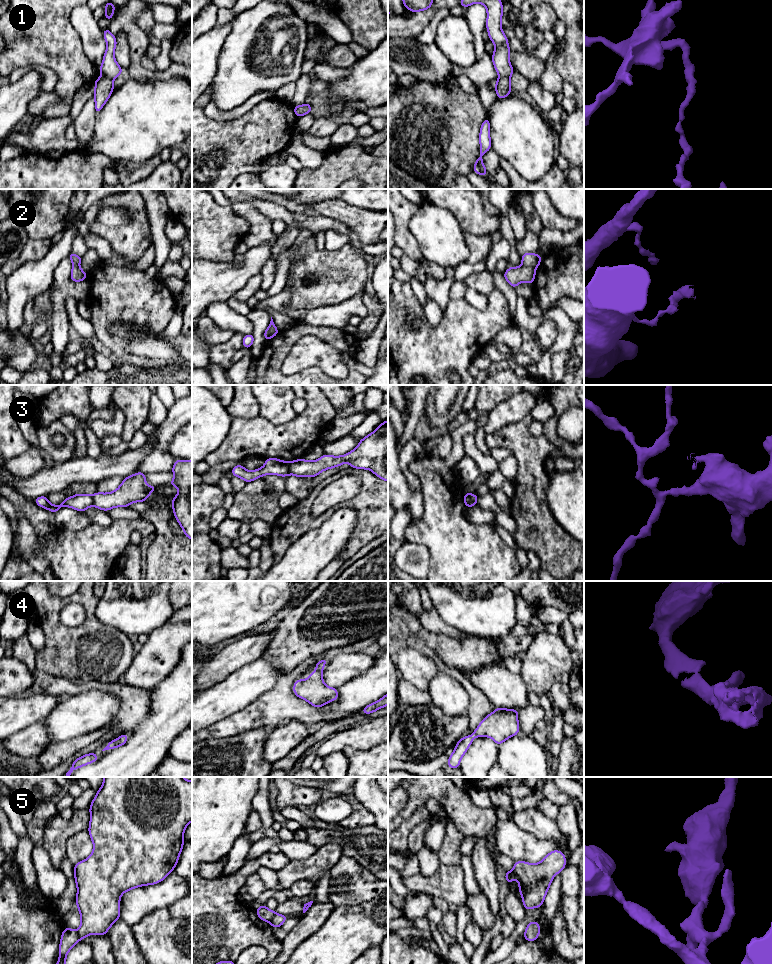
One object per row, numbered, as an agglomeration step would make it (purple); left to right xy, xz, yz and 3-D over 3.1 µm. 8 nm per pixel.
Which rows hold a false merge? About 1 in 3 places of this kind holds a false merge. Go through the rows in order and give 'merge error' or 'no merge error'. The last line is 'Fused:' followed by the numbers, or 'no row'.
1: merge error
2: merge error
3: merge error
4: no merge error
5: merge error
Fused: 1, 2, 3, 5

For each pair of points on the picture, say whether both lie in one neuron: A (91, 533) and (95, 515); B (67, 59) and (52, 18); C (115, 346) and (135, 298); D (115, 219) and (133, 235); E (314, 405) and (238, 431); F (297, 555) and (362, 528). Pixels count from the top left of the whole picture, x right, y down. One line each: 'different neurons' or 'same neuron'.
A: different neurons
B: same neuron
C: same neuron
D: different neurons
E: same neuron
F: different neurons

